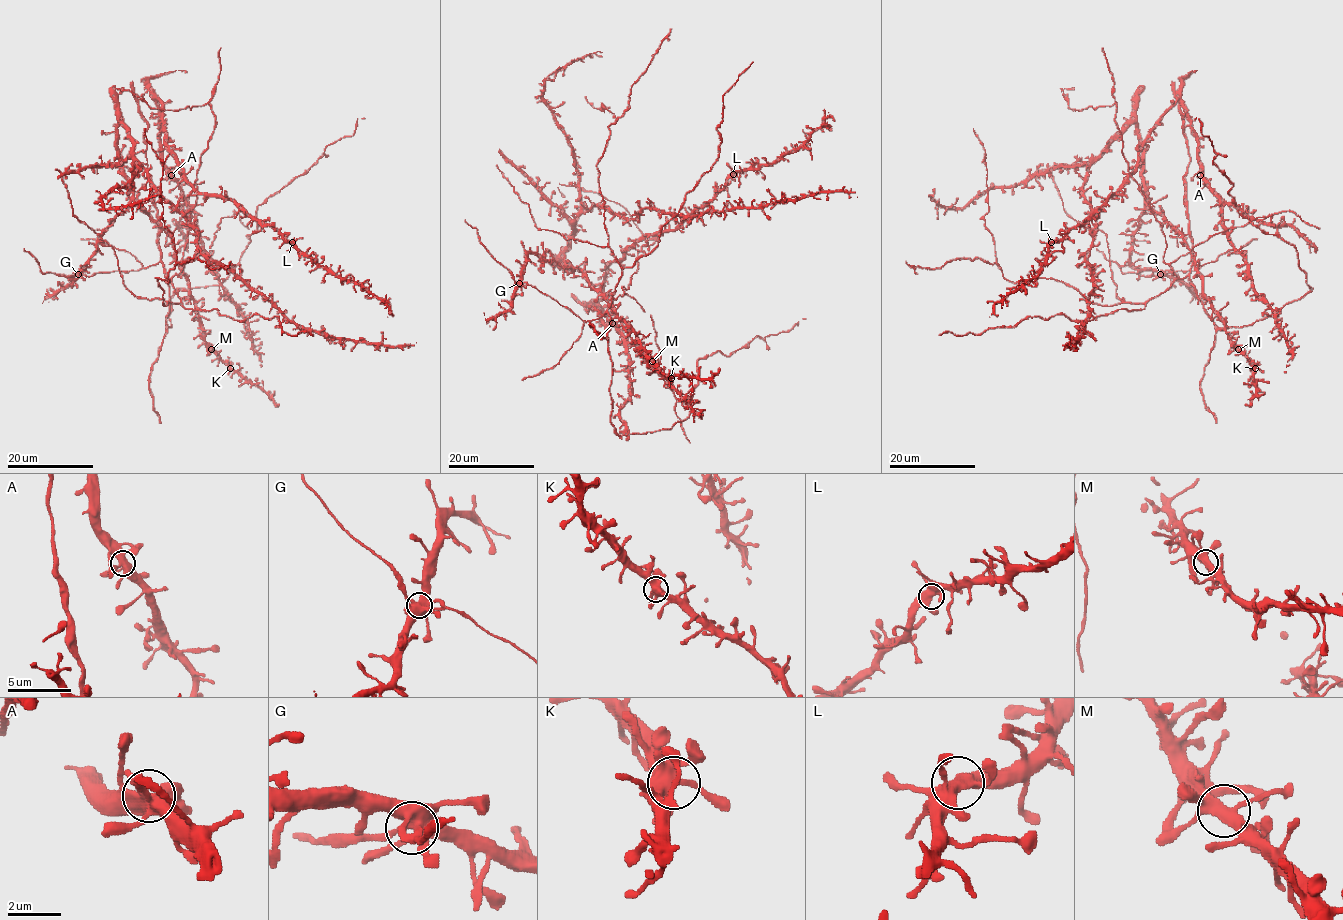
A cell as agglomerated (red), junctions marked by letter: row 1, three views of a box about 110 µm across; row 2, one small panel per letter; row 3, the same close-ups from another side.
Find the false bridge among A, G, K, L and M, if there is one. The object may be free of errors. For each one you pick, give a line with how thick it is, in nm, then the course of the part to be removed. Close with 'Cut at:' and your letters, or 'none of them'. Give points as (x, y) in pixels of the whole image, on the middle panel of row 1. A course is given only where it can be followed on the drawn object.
Cut at: none of them

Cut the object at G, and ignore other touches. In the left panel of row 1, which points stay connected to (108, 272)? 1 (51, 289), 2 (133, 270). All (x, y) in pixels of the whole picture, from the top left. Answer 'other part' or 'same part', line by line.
1: other part
2: same part

